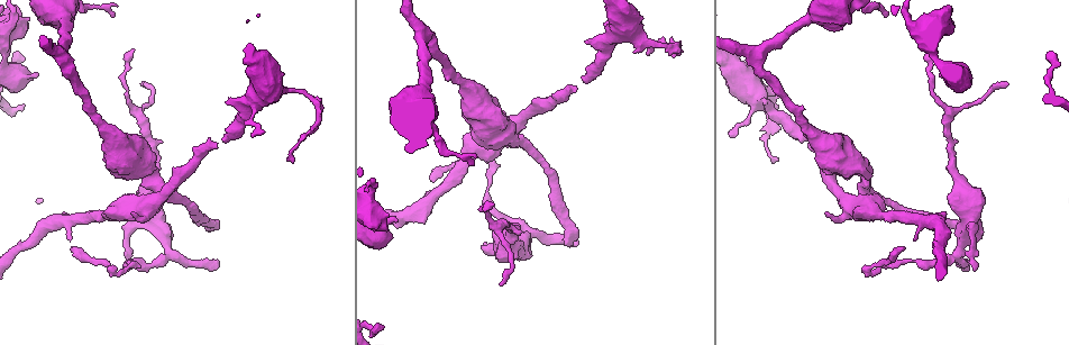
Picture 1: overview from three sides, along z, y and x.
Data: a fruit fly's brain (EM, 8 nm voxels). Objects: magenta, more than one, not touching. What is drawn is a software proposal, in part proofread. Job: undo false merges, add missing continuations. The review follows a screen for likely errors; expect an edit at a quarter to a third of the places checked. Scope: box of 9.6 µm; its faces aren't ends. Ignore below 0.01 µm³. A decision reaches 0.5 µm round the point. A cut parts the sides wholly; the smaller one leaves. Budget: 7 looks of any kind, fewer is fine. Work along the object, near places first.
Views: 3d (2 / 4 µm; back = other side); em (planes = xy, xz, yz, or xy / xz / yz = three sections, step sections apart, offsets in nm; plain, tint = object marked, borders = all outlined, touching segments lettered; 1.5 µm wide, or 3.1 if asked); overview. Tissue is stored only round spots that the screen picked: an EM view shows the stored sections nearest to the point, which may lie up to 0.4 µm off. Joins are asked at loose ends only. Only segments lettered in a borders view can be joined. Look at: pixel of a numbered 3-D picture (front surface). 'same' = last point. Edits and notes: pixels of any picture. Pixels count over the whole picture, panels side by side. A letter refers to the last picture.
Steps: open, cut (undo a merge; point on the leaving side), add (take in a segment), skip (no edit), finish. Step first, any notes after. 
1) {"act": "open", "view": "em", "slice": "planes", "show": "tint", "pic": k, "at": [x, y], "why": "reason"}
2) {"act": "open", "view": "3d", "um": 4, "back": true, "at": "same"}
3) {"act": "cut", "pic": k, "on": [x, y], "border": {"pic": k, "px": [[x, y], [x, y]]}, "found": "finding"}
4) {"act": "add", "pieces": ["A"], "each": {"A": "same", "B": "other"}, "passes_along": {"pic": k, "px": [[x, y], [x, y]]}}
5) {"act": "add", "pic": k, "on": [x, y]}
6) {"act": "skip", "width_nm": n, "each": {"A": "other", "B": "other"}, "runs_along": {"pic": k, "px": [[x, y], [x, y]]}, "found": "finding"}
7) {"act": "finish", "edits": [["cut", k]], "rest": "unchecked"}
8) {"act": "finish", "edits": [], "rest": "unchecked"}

{"act": "open", "view": "3d", "um": 4, "pic": 1, "at": [1006, 81], "why": "free end"}

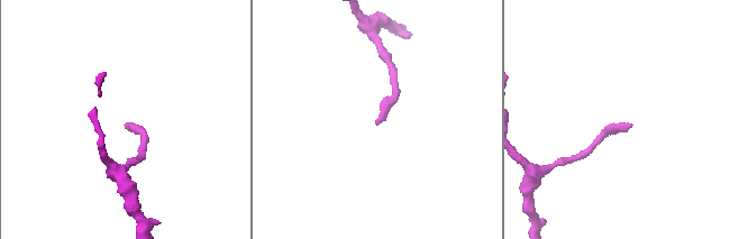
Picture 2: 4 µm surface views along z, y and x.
{"act": "open", "view": "em", "slice": "xz", "step": 8, "show": "borders", "pic": 2, "at": [378, 124], "why": "need the tissue"}

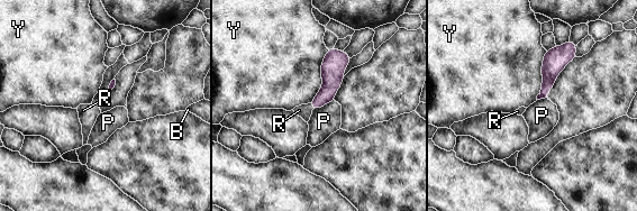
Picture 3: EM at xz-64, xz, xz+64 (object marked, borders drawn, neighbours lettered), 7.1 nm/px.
{"act": "add", "pieces": ["R"], "longest_contact_nm": ["Y", 400], "each": {"B": "other", "P": "other", "R": "same", "Y": "other"}, "passes_along": {"pic": 3, "px": [[331, 78], [311, 106], [305, 111]]}, "found": "the neuron continues"}

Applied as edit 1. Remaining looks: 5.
{"act": "open", "view": "3d", "um": 2, "back": true, "pic": 1, "at": [572, 245], "why": "an open end"}

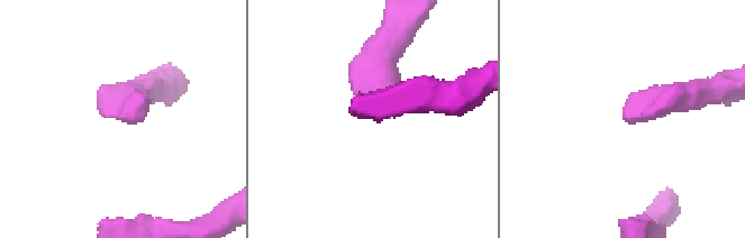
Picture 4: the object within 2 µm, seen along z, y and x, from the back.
{"act": "open", "view": "em", "slice": "planes", "show": "borders", "pic": 4, "at": [627, 117], "why": "now the EM"}

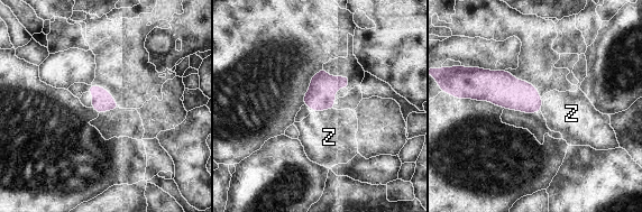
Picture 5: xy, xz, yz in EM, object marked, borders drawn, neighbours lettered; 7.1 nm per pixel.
{"act": "add", "pieces": ["Z"], "longest_contact_nm": ["Z", 150], "each": {"Z": "same"}, "passes_along": {"pic": 5, "px": [[323, 88], [322, 110], [329, 137]]}, "found": "the neuron continues"}

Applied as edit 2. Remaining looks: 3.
{"act": "open", "view": "em", "um": 3.1, "slice": "yz", "step": 8, "show": "borders", "pic": 1, "at": [379, 326], "why": "thin end"}

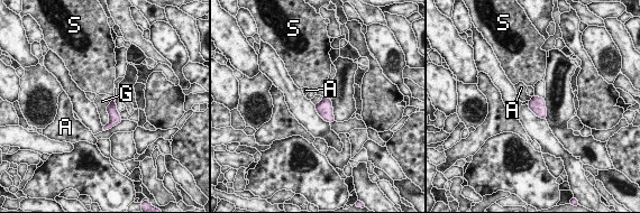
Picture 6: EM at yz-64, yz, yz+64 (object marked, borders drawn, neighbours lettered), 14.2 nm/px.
{"act": "skip", "each": {"A": "other", "G": "other", "S": "other"}, "border": {"pic": 6, "px": [[532, 96], [529, 101]]}, "found": "none of them fits"}

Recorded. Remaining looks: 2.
{"act": "finish", "edits": [["add", 3], ["add", 5]], "rest": "unchecked"}

